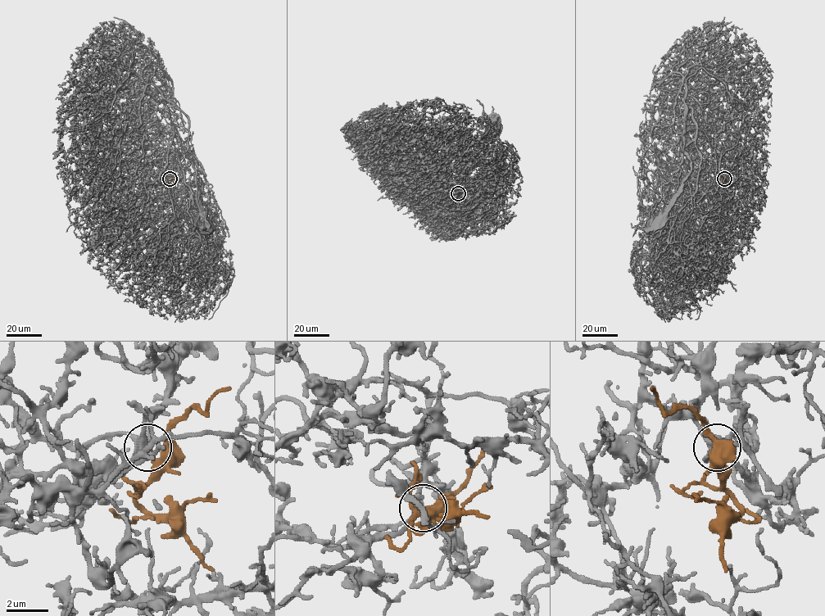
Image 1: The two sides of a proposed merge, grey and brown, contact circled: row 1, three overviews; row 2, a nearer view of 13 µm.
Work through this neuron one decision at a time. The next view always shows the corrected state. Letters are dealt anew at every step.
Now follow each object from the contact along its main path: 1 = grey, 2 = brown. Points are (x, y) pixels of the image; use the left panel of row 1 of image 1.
1: (169, 178), (187, 152), (205, 174), (171, 121), (174, 106), (188, 119), (187, 154), (207, 224)
2: (169, 178), (169, 183), (175, 189)

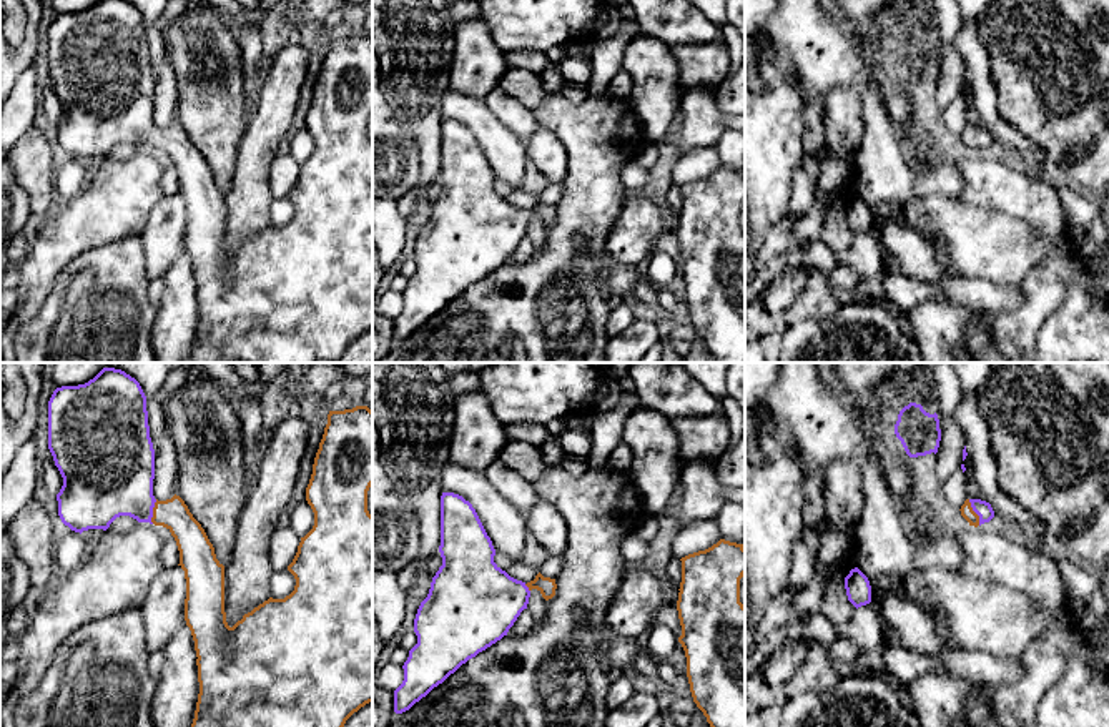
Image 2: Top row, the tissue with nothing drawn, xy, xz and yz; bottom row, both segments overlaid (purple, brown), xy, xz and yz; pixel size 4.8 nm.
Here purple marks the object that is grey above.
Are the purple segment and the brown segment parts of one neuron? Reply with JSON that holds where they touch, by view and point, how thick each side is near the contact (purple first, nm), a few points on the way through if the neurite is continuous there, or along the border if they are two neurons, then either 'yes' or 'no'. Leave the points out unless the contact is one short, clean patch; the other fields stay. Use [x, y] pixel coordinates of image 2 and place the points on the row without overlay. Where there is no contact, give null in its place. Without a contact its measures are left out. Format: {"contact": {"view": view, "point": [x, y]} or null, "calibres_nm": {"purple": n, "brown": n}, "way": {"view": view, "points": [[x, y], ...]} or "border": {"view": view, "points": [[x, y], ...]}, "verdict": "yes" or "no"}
{"contact": {"view": "yz", "point": [975, 138]}, "calibres_nm": {"purple": 80, "brown": 60}, "way": {"view": "yz", "points": [[981, 135], [975, 138], [966, 138]]}, "verdict": "yes"}

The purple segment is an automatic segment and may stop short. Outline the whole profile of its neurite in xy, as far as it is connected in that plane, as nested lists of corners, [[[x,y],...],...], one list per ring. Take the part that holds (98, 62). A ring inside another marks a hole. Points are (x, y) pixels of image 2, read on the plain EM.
[[[98,0],[85,12],[57,15],[48,28],[48,77],[63,105],[63,113],[57,121],[58,143],[71,158],[80,161],[88,156],[106,158],[116,145],[130,143],[138,150],[166,155],[176,168],[180,178],[178,193],[185,198],[186,206],[185,248],[191,258],[198,284],[200,321],[190,363],[338,363],[354,339],[372,329],[372,143],[367,138],[367,118],[372,113],[372,38],[367,33],[329,38],[328,42],[328,52],[306,115],[306,128],[314,140],[314,153],[301,165],[298,180],[288,193],[288,198],[296,206],[294,218],[284,226],[269,225],[251,240],[244,241],[233,255],[228,253],[224,240],[224,193],[216,186],[214,175],[205,156],[193,145],[180,123],[175,121],[166,128],[158,128],[153,123],[155,77],[150,65],[146,23],[135,5],[126,0]]]

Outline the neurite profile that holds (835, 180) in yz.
[[[828,153],[818,176],[818,198],[810,213],[795,223],[793,235],[803,243],[818,240],[826,213],[833,203],[845,206],[853,195],[851,185],[856,176],[855,155],[850,161]]]

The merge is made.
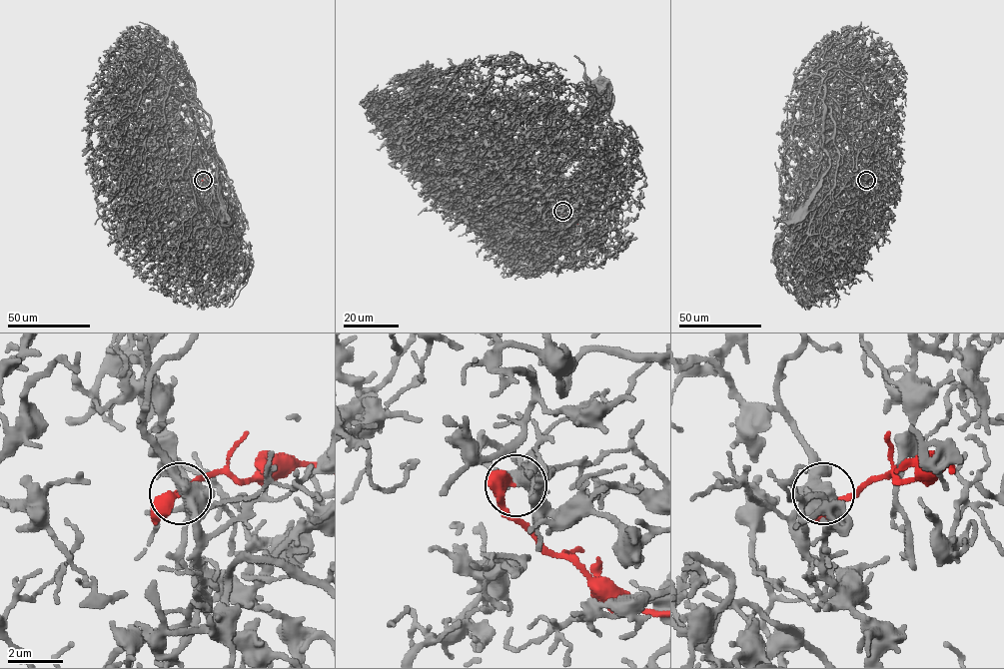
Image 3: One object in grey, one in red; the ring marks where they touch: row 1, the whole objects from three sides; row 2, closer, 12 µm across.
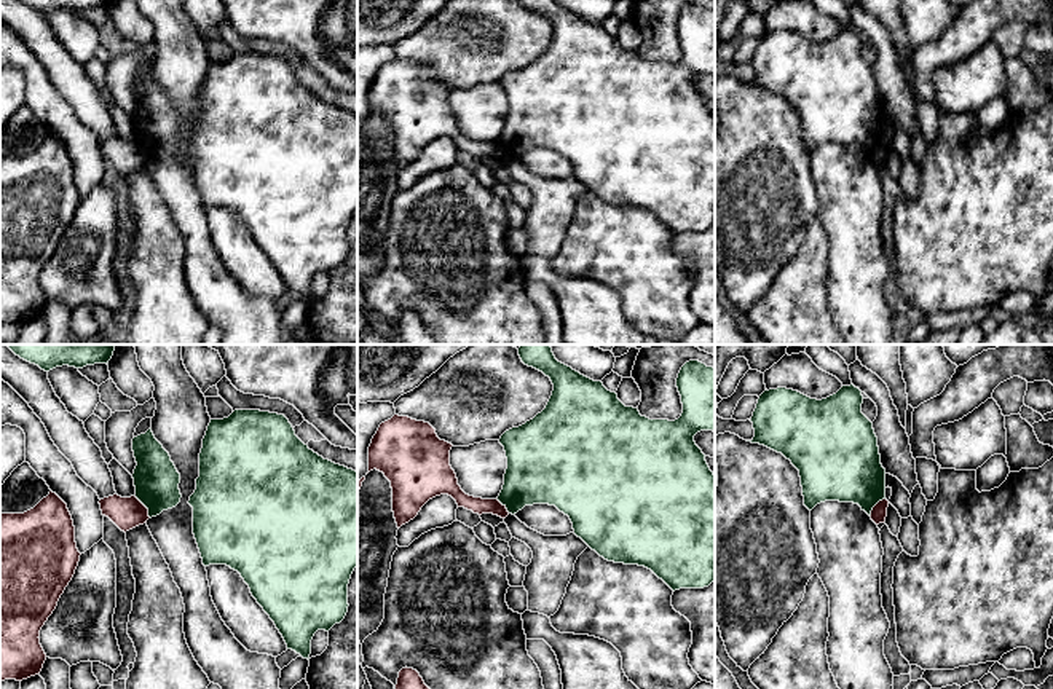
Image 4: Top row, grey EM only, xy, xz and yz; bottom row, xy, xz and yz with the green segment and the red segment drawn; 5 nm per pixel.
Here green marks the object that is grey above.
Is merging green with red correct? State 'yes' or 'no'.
no

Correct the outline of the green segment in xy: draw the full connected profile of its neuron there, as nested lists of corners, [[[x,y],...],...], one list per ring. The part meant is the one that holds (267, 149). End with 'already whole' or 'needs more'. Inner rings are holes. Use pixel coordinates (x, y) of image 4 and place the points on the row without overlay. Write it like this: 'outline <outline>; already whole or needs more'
outline [[[235,53],[207,69],[199,120],[188,147],[193,150],[193,177],[203,207],[227,207],[238,214],[287,292],[310,303],[314,276],[329,274],[348,255],[348,226],[357,209],[357,115],[310,93],[284,57]]]; already whole

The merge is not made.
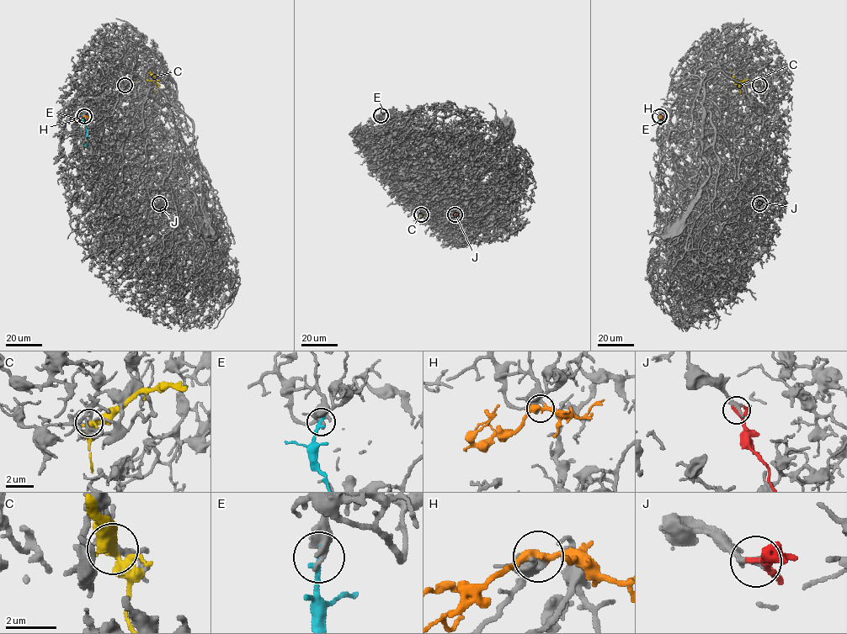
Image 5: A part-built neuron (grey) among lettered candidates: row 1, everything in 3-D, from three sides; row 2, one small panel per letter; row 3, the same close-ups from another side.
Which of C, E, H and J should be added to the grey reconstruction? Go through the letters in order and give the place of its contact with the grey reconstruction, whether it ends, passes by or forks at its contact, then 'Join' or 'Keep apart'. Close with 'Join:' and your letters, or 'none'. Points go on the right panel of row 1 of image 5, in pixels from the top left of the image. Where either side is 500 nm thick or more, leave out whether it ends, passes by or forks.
C: Touches grey at (759, 85). It forks there. Keep apart
E: Touches grey at (660, 116). It ends there. Keep apart
H: Touches grey at (659, 116). It forks there. Join
J: Touches grey at (759, 203). It passes by. Keep apart
Join: H

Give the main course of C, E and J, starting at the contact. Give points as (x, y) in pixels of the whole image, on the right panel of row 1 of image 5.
C: (759, 85), (753, 80), (736, 80), (730, 70)
E: (660, 116), (657, 133), (660, 145), (657, 145)
J: (759, 203), (759, 221)

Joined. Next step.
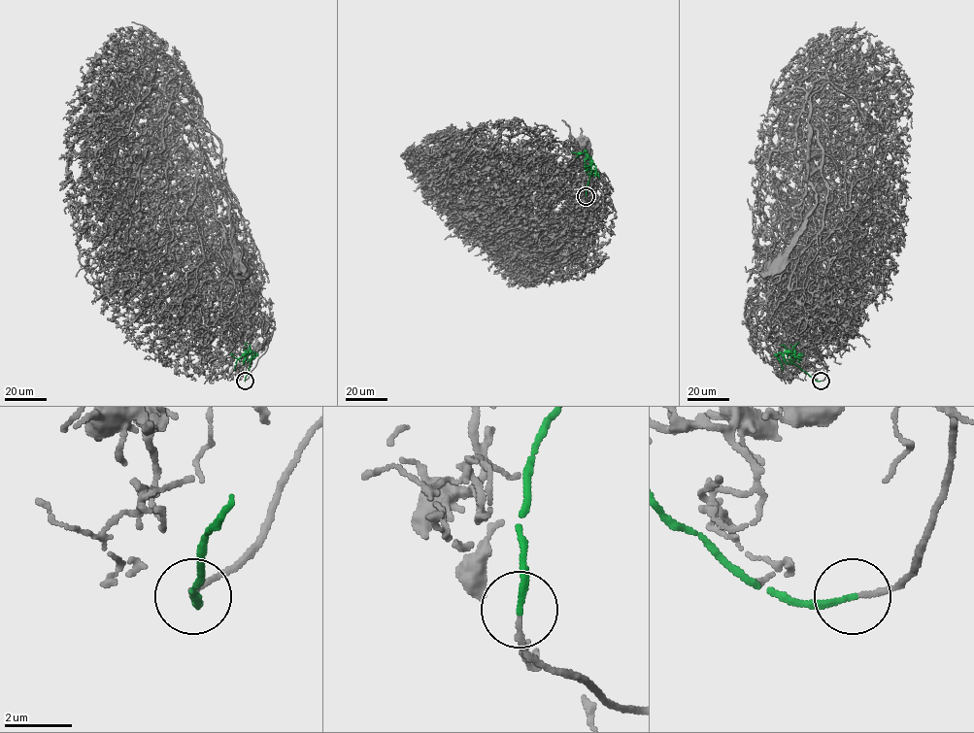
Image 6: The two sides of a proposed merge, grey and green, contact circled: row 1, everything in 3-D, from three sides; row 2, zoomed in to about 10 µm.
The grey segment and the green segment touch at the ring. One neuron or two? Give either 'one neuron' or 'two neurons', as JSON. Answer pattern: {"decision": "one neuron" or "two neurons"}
{"decision": "one neuron"}

